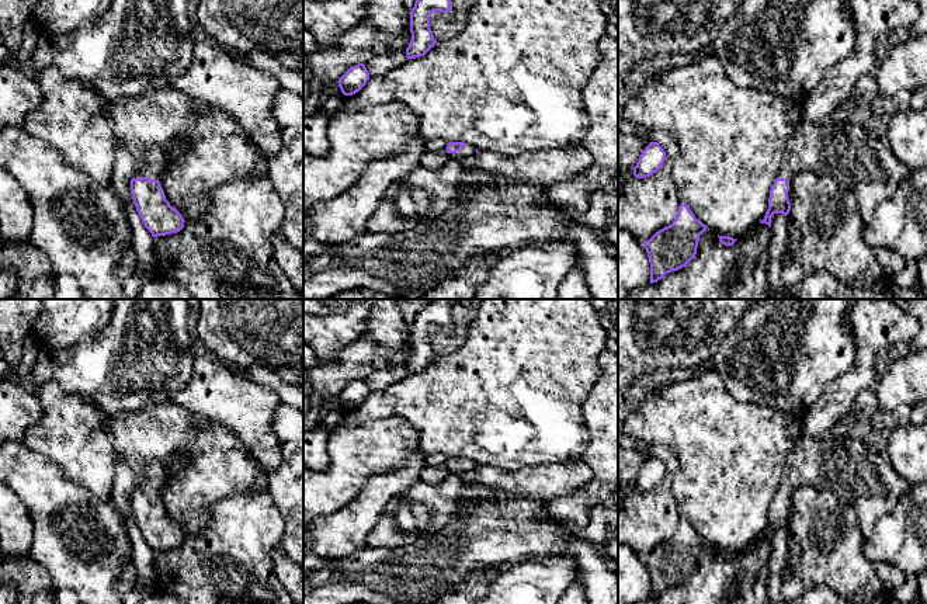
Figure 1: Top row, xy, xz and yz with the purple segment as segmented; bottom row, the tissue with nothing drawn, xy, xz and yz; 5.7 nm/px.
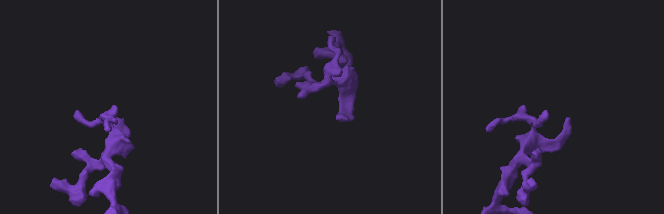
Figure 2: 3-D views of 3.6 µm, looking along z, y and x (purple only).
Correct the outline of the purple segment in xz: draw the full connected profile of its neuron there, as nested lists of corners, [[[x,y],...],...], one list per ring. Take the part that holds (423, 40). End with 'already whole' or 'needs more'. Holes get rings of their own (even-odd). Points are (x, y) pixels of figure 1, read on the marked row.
[[[416,0],[410,11],[412,41],[406,48],[407,59],[424,56],[437,44],[430,28],[430,15],[434,11],[449,13],[451,10],[451,0]]] | already whole

